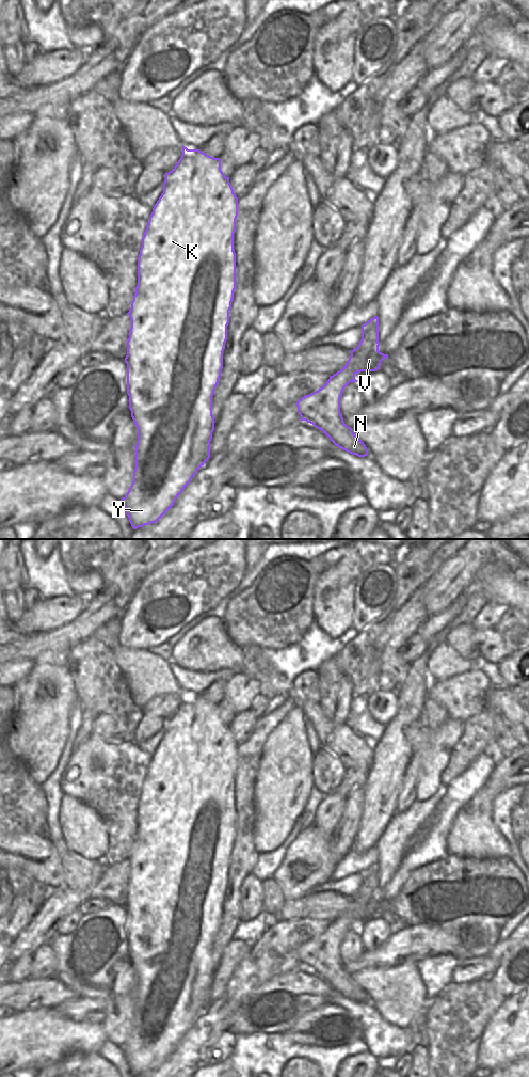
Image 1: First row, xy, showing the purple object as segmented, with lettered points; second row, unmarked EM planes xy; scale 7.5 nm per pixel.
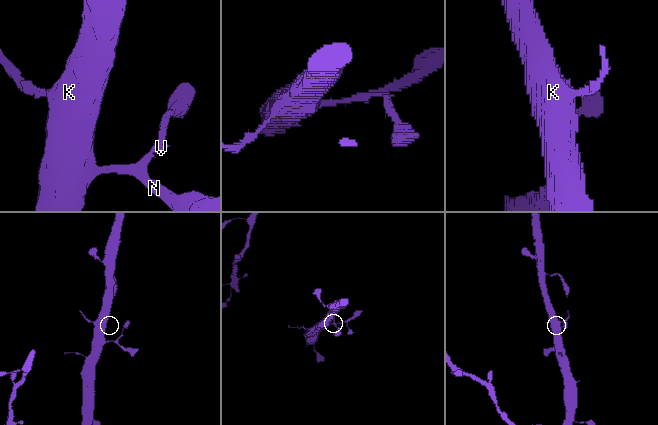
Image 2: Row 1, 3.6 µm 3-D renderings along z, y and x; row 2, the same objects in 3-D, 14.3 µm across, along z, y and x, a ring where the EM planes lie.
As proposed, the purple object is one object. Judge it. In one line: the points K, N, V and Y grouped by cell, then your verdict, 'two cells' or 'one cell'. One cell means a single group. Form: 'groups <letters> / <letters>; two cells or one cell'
groups K N V Y; one cell

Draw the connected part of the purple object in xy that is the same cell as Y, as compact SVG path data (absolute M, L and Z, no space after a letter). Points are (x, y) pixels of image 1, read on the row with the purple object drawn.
M182 145L182 155L180 159L169 173L165 173L163 193L153 208L142 238L142 247L138 257L138 285L131 302L131 308L127 313L131 319L131 328L127 340L127 355L125 358L127 364L127 394L129 396L131 417L138 428L138 443L135 445L133 481L127 494L121 501L133 529L159 521L172 508L176 498L189 485L197 471L210 458L210 441L212 439L215 423L212 415L212 396L223 368L223 351L227 340L229 311L236 289L234 234L236 232L237 217L238 197L234 193L229 177L226 177L221 170L221 159L213 158L199 149L188 149Z

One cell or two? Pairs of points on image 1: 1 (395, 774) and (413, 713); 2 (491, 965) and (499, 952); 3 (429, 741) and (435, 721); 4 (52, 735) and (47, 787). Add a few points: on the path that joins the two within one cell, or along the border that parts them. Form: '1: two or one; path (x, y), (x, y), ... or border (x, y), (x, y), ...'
1: one; path (395, 759), (395, 731), (398, 728)
2: two; border (486, 954), (498, 963)
3: two; border (448, 716), (434, 729), (429, 729), (420, 719)
4: two; border (60, 755), (57, 766), (41, 785)

